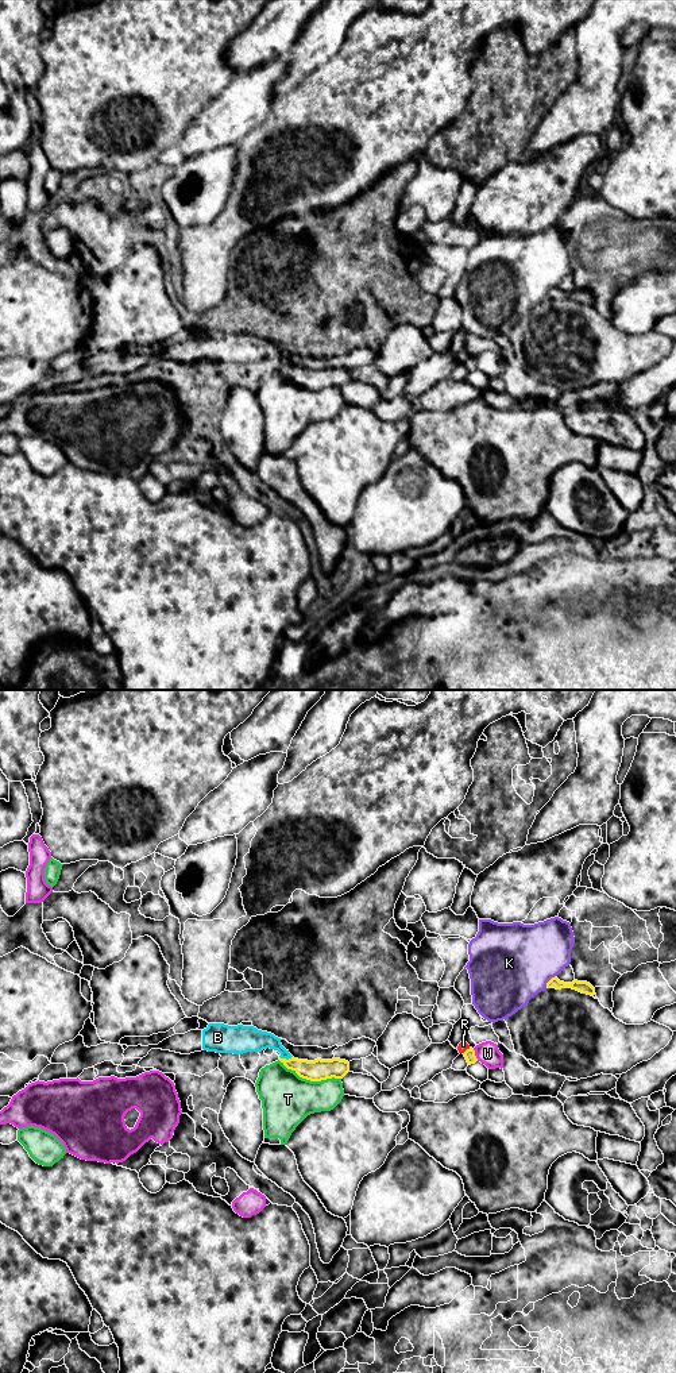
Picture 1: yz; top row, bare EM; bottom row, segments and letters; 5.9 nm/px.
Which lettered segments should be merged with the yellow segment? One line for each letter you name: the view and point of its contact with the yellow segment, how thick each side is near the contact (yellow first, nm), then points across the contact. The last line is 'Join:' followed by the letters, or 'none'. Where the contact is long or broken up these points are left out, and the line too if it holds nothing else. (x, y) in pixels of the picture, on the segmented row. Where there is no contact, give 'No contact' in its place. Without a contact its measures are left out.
Join: none

